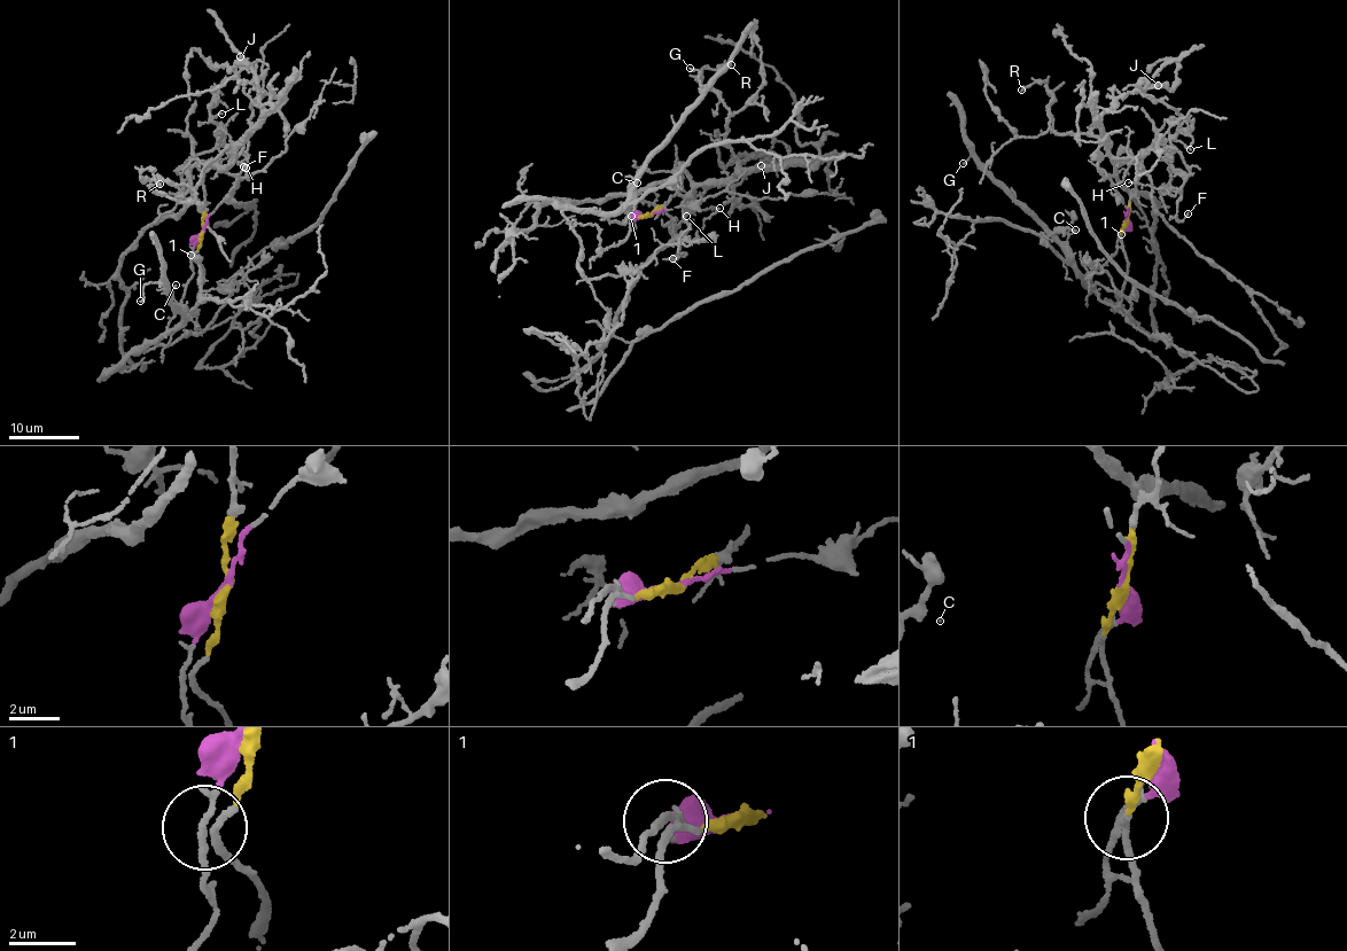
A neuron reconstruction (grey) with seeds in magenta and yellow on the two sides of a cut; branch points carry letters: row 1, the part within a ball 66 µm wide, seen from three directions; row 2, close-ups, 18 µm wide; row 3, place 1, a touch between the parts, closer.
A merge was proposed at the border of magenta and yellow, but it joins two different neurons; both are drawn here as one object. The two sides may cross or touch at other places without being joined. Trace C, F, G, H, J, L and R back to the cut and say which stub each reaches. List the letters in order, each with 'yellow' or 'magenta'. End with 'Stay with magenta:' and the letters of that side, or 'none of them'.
C: magenta
F: yellow
G: magenta
H: yellow
J: yellow
L: yellow
R: yellow
Stay with magenta: C, G

